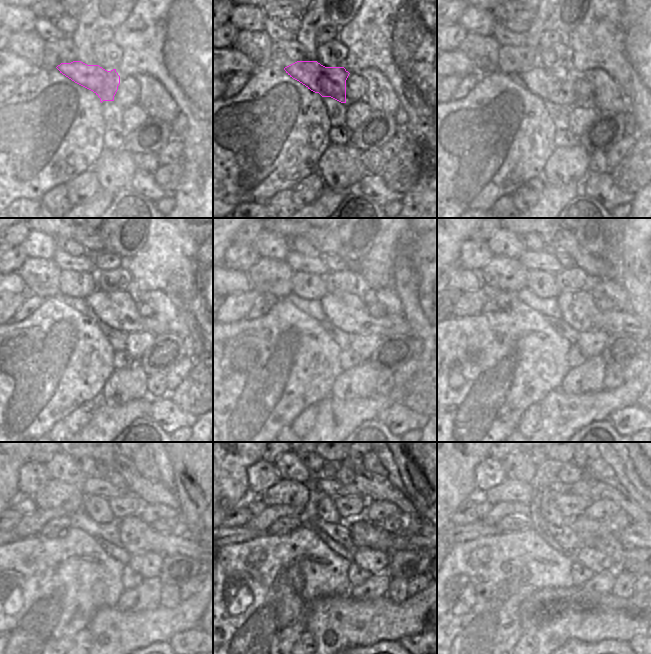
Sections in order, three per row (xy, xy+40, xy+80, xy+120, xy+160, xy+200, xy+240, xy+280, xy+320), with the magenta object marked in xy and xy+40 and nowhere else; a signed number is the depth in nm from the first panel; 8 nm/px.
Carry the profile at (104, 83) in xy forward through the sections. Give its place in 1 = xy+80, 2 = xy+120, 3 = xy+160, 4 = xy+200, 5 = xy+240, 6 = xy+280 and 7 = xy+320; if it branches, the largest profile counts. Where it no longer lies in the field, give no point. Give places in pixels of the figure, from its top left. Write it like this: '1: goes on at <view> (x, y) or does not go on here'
1: goes on at xy+80 (556, 84)
2: goes on at xy+120 (118, 309)
3: goes on at xy+160 (347, 311)
4: goes on at xy+200 (578, 308)
5: goes on at xy+240 (136, 536)
6: goes on at xy+280 (363, 533)
7: goes on at xy+320 (588, 539)

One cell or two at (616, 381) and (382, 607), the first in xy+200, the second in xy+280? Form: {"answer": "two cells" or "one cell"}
{"answer": "two cells"}

